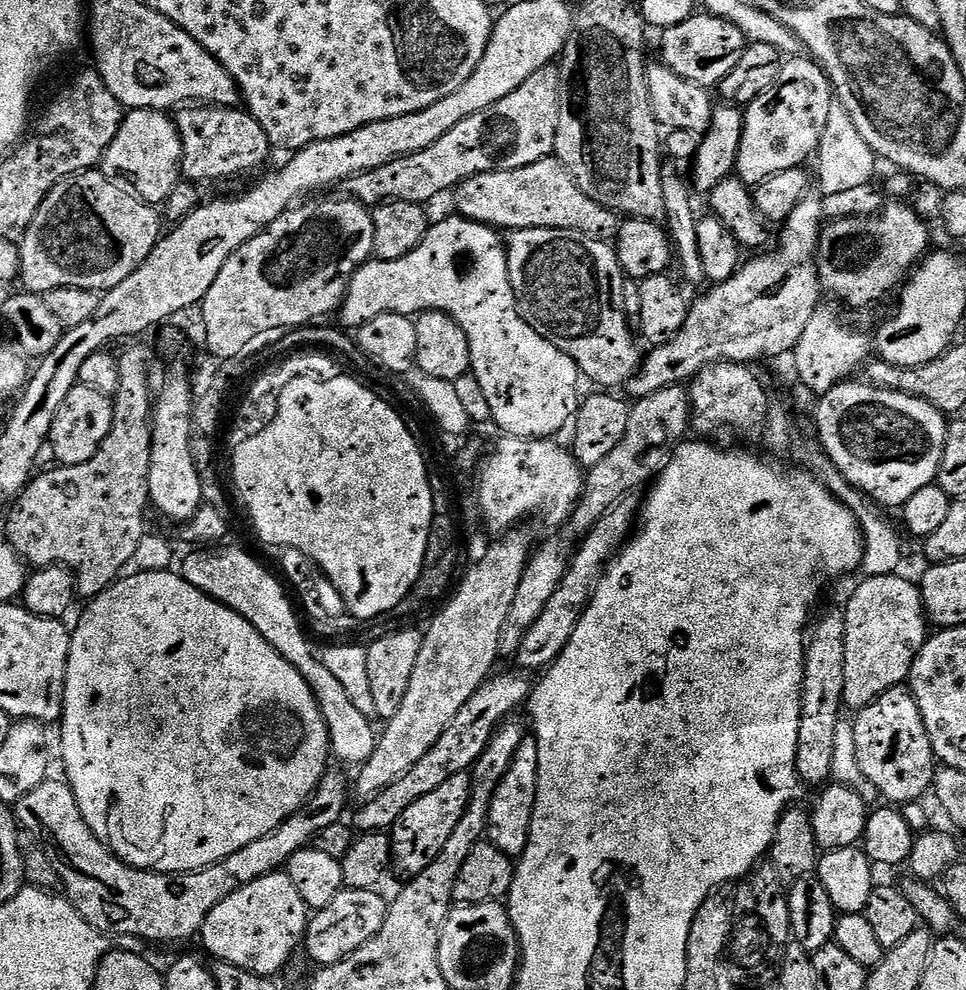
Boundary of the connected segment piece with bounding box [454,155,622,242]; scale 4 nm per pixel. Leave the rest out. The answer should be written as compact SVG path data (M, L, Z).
M555 155L545 160L522 166L522 170L500 170L472 176L457 184L455 211L465 220L486 224L497 230L525 232L531 228L575 234L589 240L615 241L621 226L621 217L606 206L594 202L578 186L568 168Z

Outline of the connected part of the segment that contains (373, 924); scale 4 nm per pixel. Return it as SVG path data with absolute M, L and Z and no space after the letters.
M373 889L342 890L330 902L330 906L319 909L309 919L308 931L304 933L303 951L308 951L310 959L316 966L335 964L354 954L365 944L370 942L382 930L386 922L389 901L379 896L379 891Z

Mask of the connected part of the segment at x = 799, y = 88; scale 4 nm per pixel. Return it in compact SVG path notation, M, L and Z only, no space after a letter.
M792 58L792 60L783 65L781 70L780 81L774 88L769 89L768 92L764 92L761 96L752 104L747 105L744 112L744 133L742 134L742 142L740 143L740 149L738 150L738 158L736 159L735 175L740 177L749 186L755 186L761 184L766 178L770 178L774 174L782 174L782 170L794 170L801 166L807 165L807 160L810 161L817 155L820 147L820 139L823 136L823 131L826 130L826 124L829 121L830 104L834 97L832 90L832 81L829 80L828 75L824 73L824 69L811 58L803 58L804 60L796 60L800 58Z

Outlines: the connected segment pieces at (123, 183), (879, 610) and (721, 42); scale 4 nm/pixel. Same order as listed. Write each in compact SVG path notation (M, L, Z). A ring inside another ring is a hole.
M133 108L120 123L118 134L114 134L114 142L110 142L98 168L106 179L114 182L114 186L132 193L137 200L146 204L160 206L175 191L177 184L181 183L180 160L183 157L180 131L176 129L171 115Z
M902 575L862 579L856 593L848 600L848 608L843 609L846 642L844 702L849 709L869 708L883 692L901 687L930 635L930 621L924 611L920 589Z
M694 14L689 20L683 20L681 24L663 29L661 36L664 37L660 40L659 59L670 70L674 70L674 74L703 86L711 86L710 84L718 86L723 82L731 71L738 66L739 62L742 61L746 49L746 37L742 34L742 30L738 30L738 26L734 26L717 16L709 16L707 14Z

